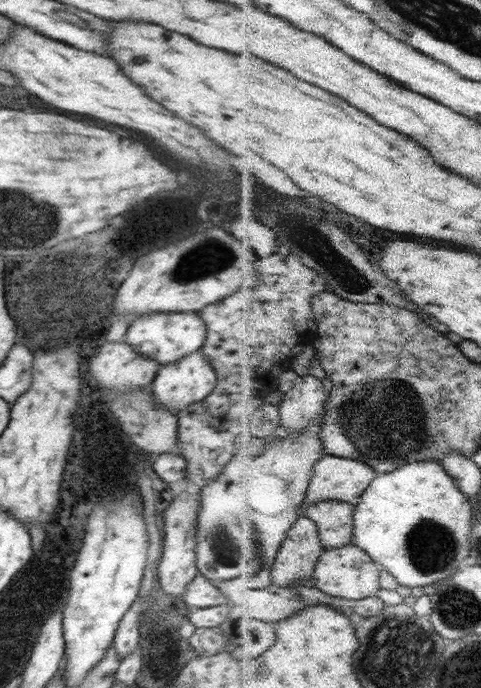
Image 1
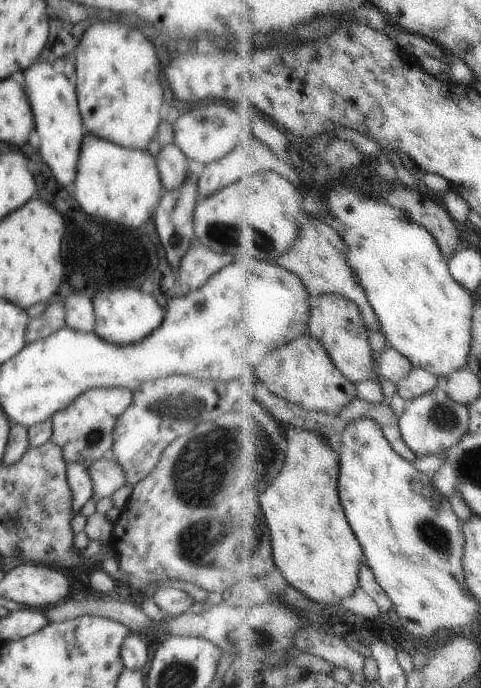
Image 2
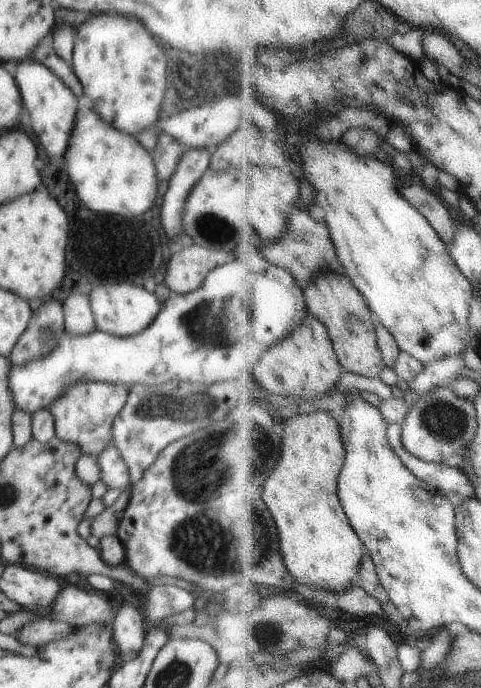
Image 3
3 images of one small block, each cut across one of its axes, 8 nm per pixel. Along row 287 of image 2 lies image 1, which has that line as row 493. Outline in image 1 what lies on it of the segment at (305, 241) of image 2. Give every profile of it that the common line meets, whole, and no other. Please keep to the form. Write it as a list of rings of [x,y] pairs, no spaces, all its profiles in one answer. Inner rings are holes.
[[[326,454],[316,463],[314,477],[312,477],[310,489],[308,489],[308,496],[304,499],[303,515],[306,514],[308,506],[326,500],[344,500],[344,502],[352,502],[352,504],[359,505],[362,503],[364,493],[366,493],[366,490],[378,478],[379,474],[372,466],[368,466],[368,464],[360,462],[360,460]]]

